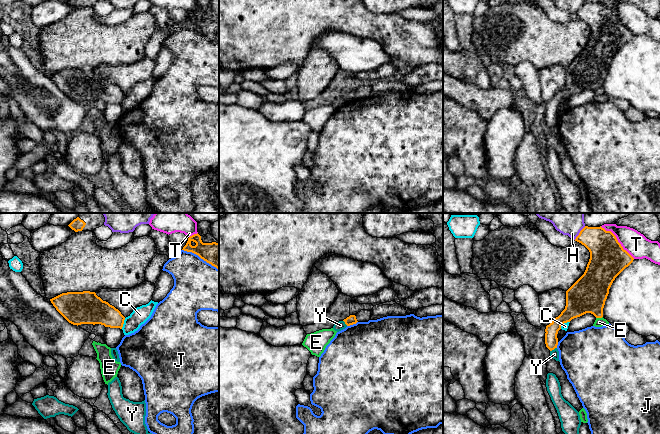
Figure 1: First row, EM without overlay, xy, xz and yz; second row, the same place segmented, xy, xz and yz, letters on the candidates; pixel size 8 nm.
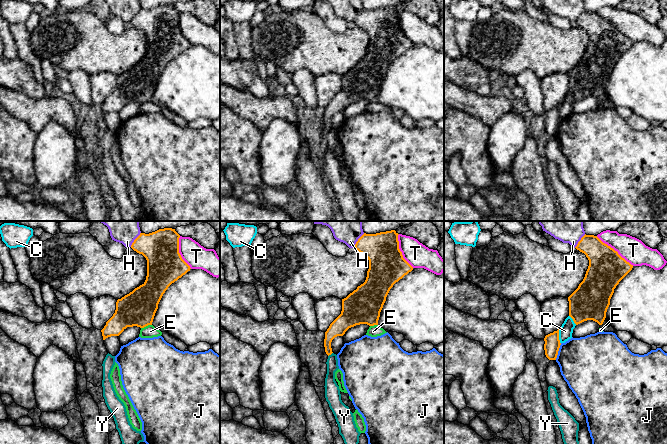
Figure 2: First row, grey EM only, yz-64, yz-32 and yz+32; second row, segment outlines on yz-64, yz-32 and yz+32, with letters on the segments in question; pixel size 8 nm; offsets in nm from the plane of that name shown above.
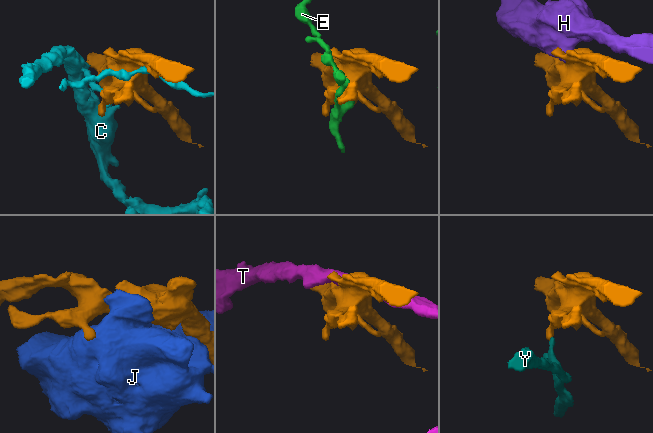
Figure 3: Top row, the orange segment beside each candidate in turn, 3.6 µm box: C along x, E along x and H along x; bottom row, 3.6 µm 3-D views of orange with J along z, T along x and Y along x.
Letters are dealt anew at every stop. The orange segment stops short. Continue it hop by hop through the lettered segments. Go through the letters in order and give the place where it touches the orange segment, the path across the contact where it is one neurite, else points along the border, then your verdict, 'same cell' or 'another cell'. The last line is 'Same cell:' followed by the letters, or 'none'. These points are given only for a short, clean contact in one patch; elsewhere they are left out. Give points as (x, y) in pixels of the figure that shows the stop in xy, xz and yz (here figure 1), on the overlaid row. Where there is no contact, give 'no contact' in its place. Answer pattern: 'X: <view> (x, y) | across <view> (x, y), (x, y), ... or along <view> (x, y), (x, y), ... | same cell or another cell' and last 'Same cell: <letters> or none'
C: xy (123, 323) | another cell
E: yz (599, 317) | another cell
H: yz (579, 233) | another cell
J: xy (200, 257) | another cell
T: yz (617, 240) | another cell
Y: yz (553, 349) | along yz (556, 347), (550, 351) | another cell
Same cell: none

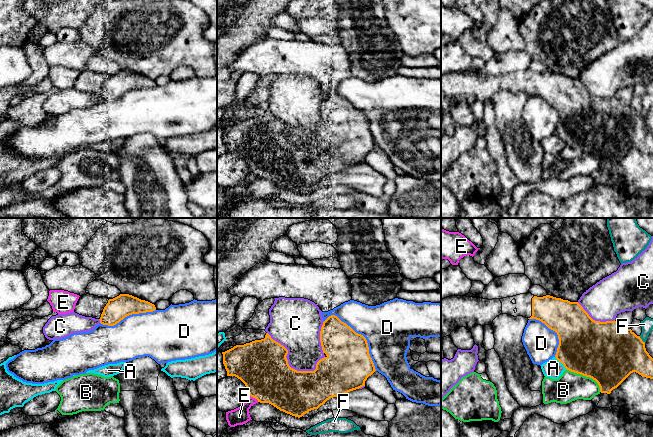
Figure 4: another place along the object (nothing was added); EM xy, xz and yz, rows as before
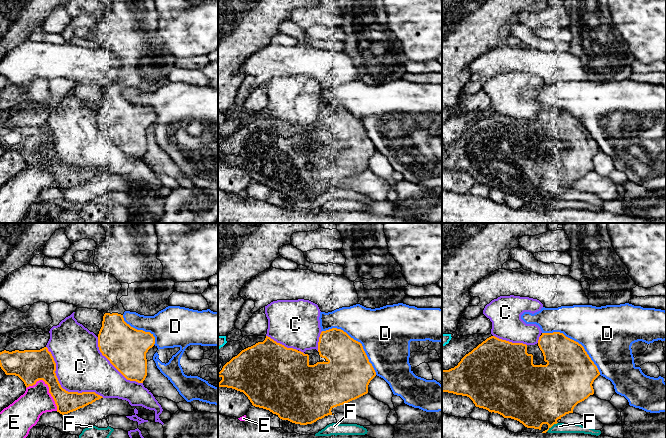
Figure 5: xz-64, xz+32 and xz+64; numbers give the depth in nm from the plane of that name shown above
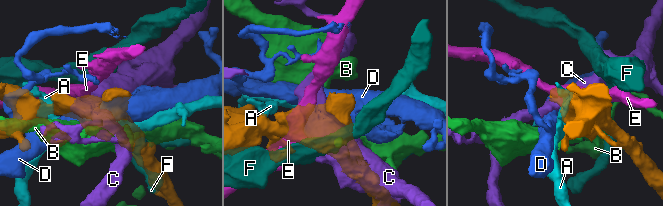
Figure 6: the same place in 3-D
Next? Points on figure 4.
A: yz (561, 362) | another cell
B: yz (586, 376) | another cell
C: xz (290, 367) | another cell
D: xz (363, 336) | another cell
E: xz (254, 397) | another cell
F: yz (641, 339) | another cell
Same cell: none

